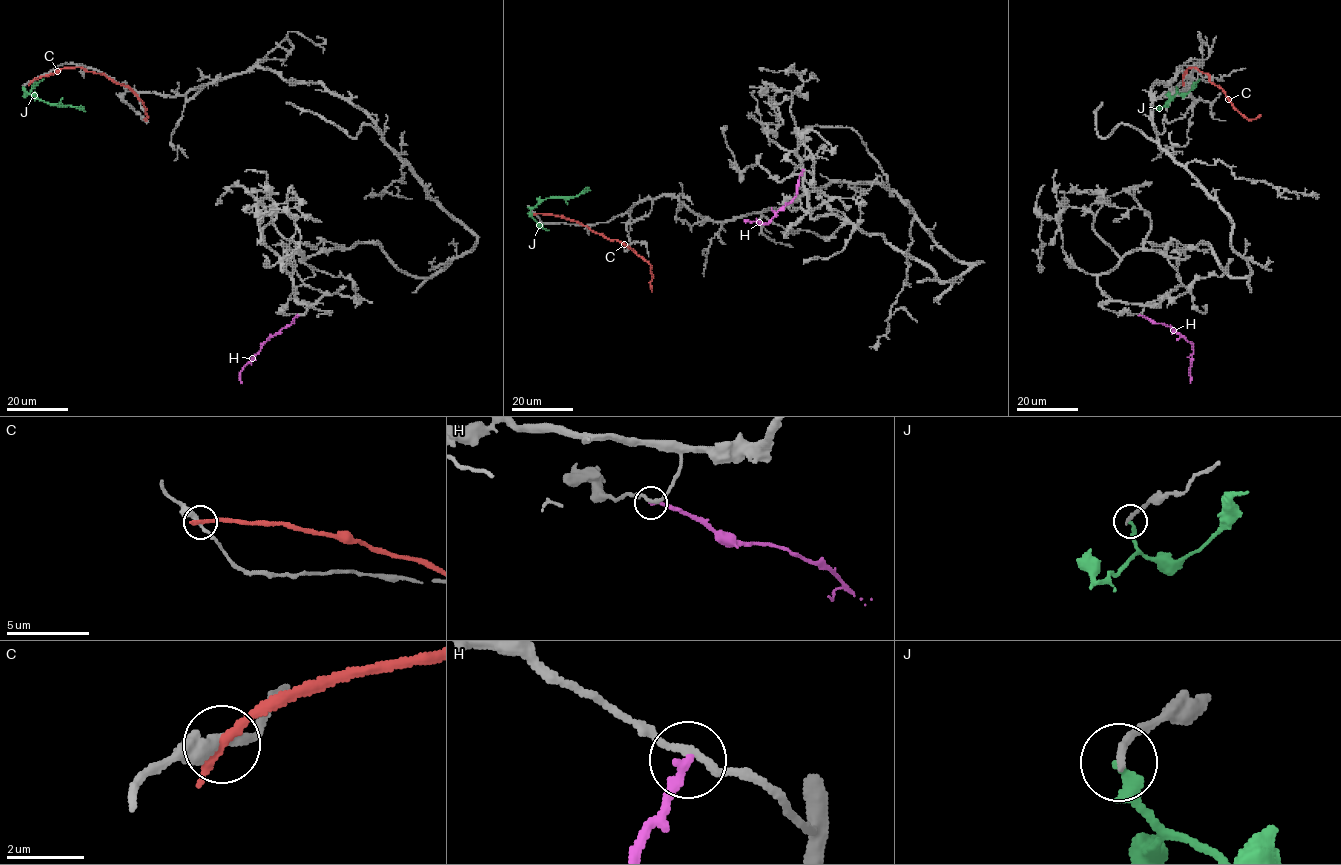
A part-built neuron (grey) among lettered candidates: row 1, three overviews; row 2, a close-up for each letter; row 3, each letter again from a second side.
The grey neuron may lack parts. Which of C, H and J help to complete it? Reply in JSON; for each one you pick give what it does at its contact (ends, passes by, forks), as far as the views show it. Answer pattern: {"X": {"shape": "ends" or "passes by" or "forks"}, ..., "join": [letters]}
{"join": []}

